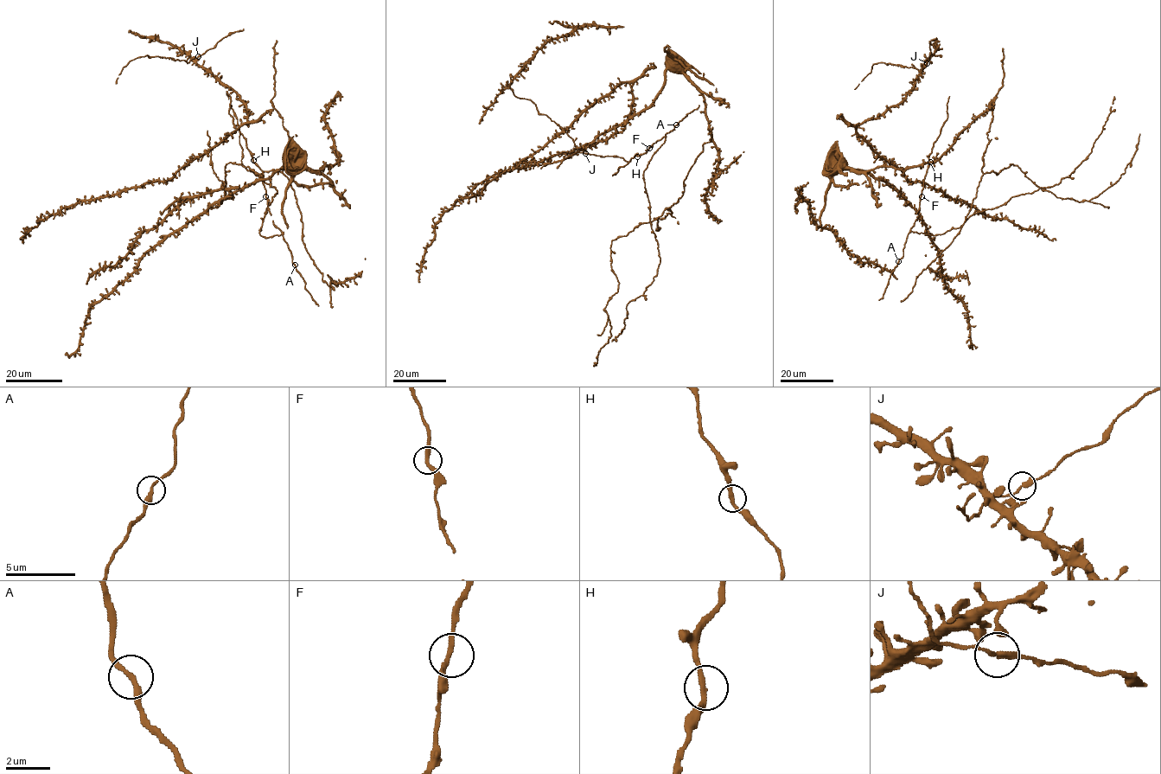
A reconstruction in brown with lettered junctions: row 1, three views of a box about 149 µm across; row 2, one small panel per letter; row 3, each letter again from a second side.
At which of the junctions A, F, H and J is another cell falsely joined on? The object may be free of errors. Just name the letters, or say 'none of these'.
none of these

